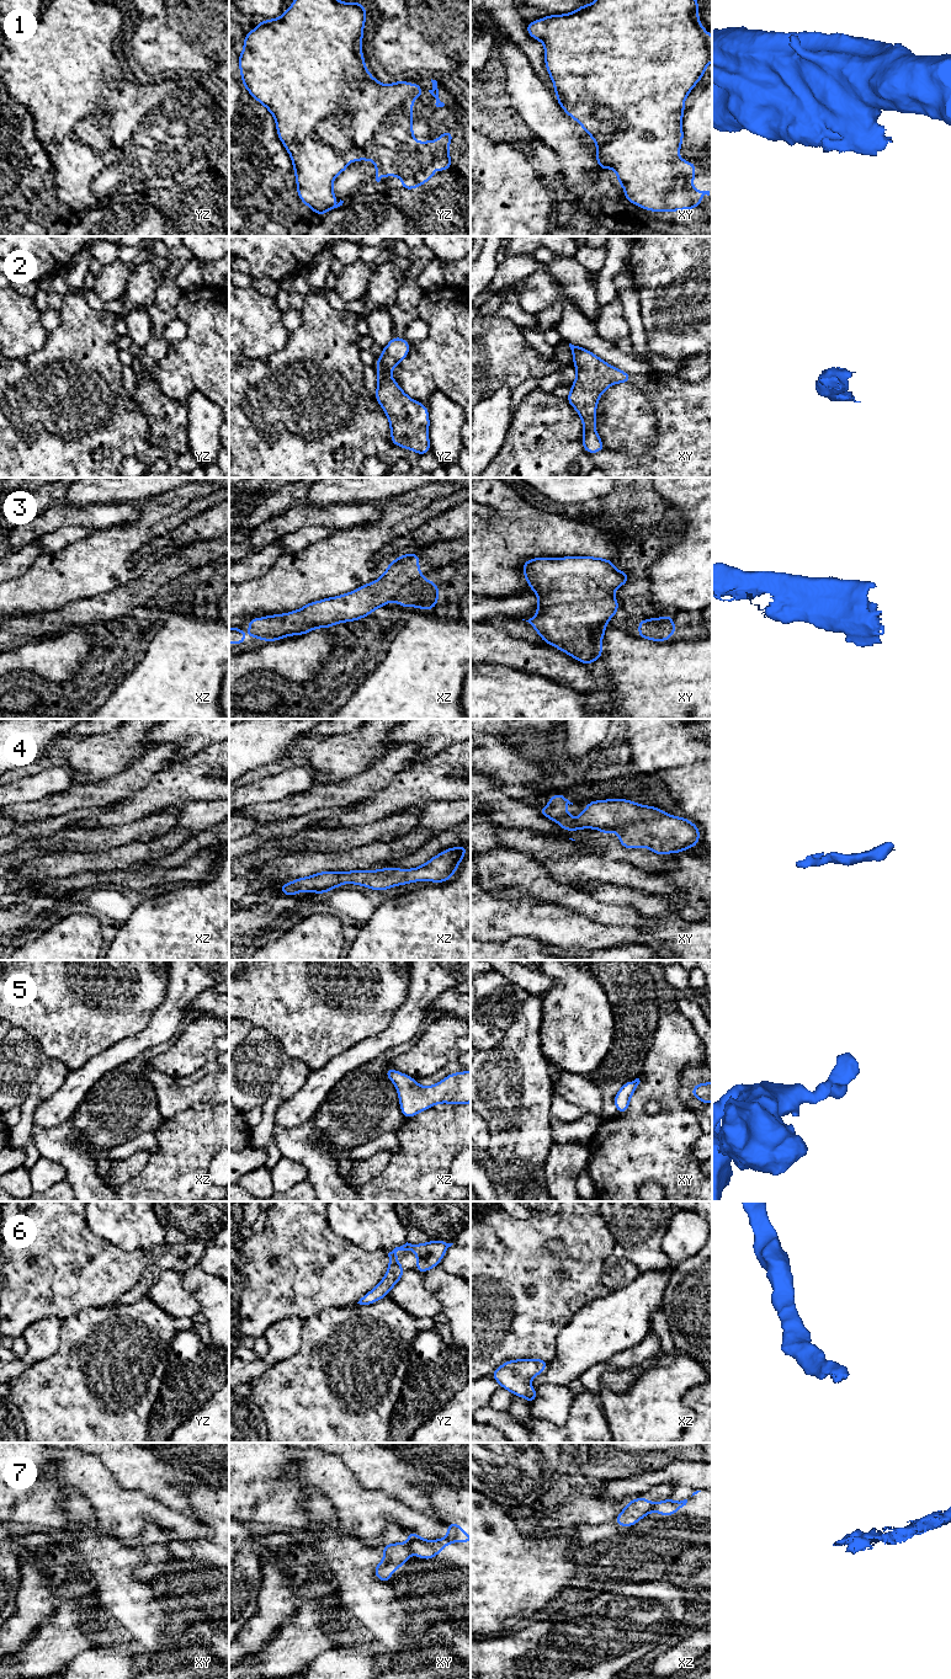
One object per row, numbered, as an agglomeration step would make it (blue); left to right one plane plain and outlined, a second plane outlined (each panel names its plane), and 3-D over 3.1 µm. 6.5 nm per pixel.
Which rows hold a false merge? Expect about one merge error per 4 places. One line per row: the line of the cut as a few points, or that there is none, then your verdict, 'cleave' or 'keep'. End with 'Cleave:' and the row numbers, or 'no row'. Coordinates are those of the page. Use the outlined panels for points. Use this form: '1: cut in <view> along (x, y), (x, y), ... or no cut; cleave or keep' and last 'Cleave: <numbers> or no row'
1: no cut; keep
2: no cut; keep
3: no cut; keep
4: no cut; keep
5: no cut; keep
6: no cut; keep
7: cut in xz along (653, 1504), (648, 1512); cleave
Cleave: 7

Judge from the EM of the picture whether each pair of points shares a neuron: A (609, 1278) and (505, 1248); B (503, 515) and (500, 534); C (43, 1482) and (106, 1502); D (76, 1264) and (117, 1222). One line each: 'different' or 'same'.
A: different
B: same
C: same
D: different

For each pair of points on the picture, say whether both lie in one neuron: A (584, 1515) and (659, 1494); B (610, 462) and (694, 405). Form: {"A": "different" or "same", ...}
{"A": "different", "B": "same"}

